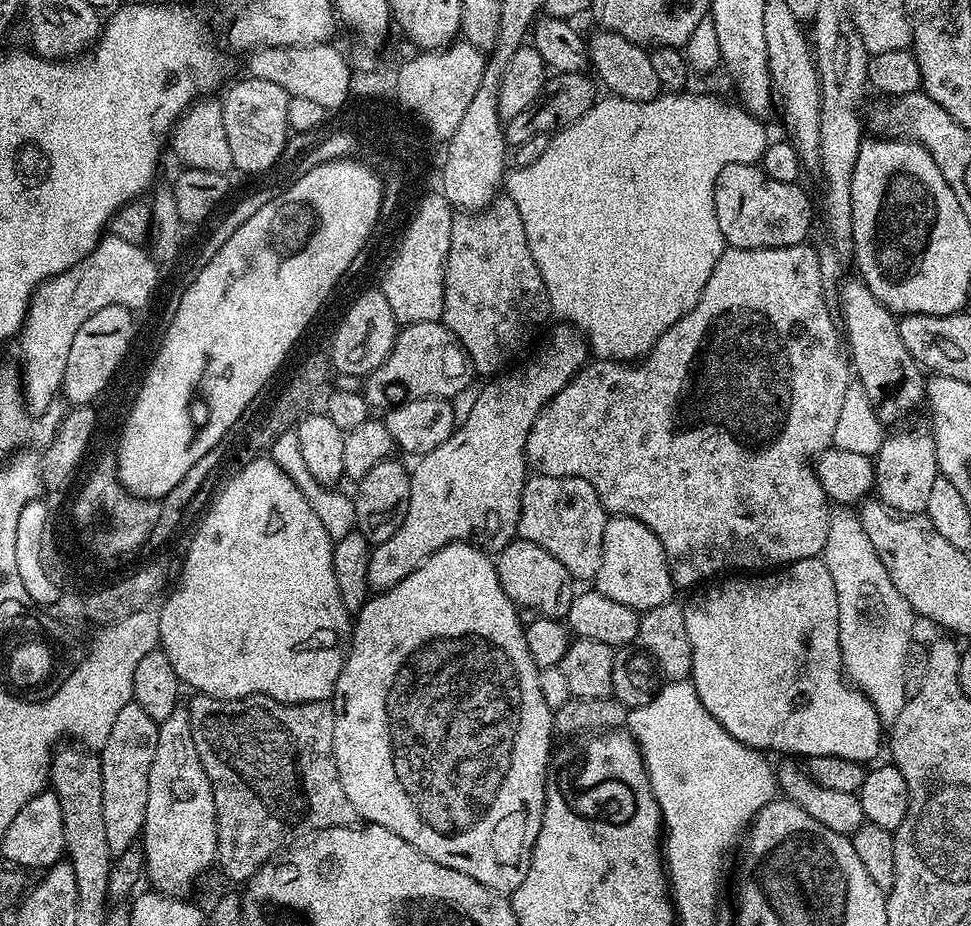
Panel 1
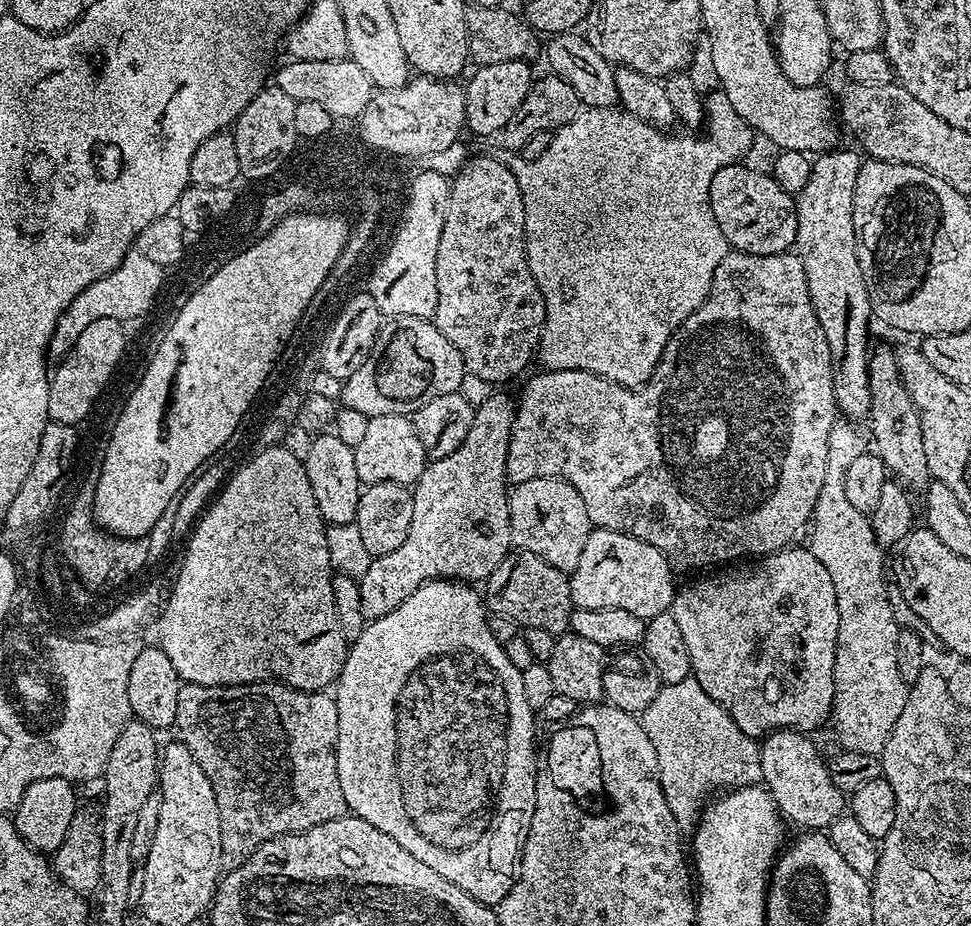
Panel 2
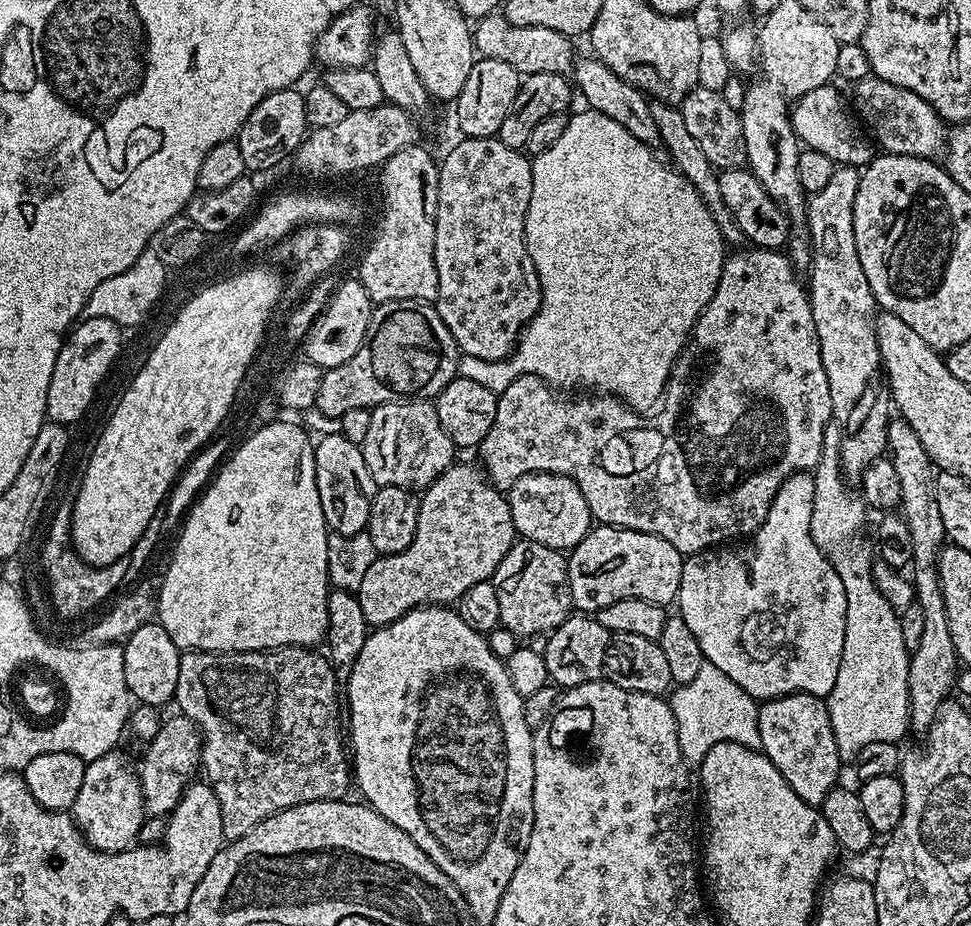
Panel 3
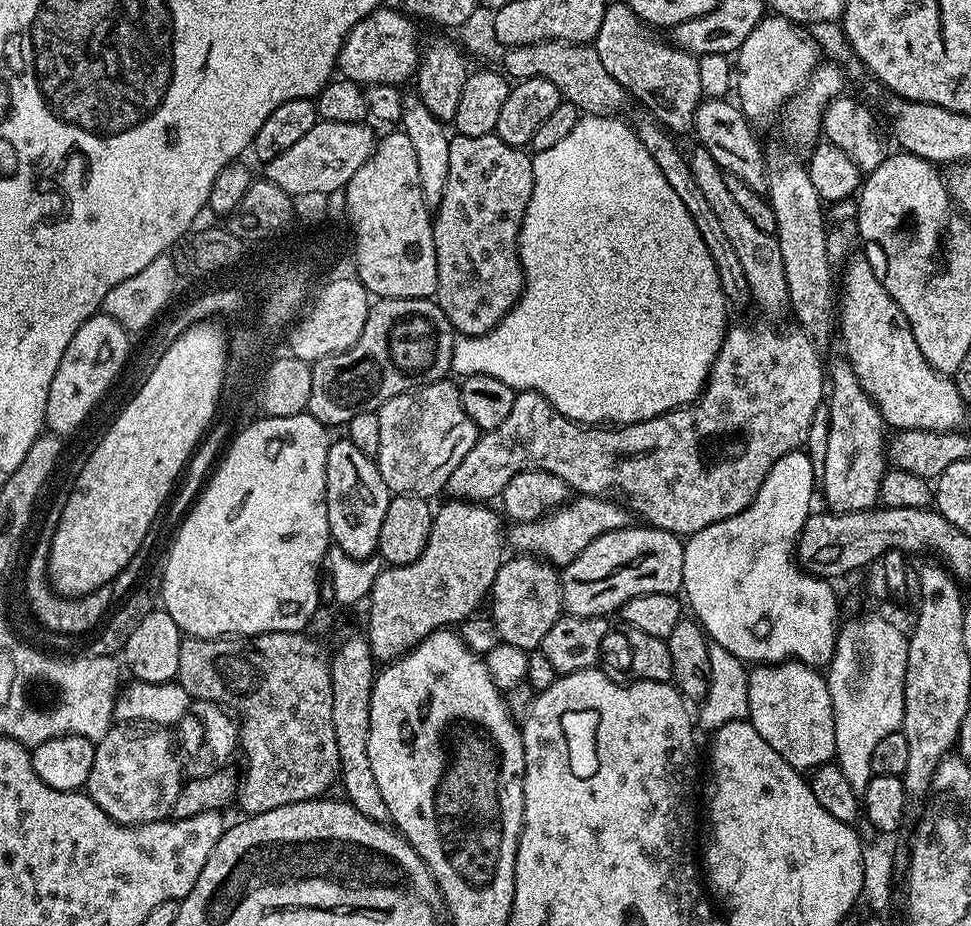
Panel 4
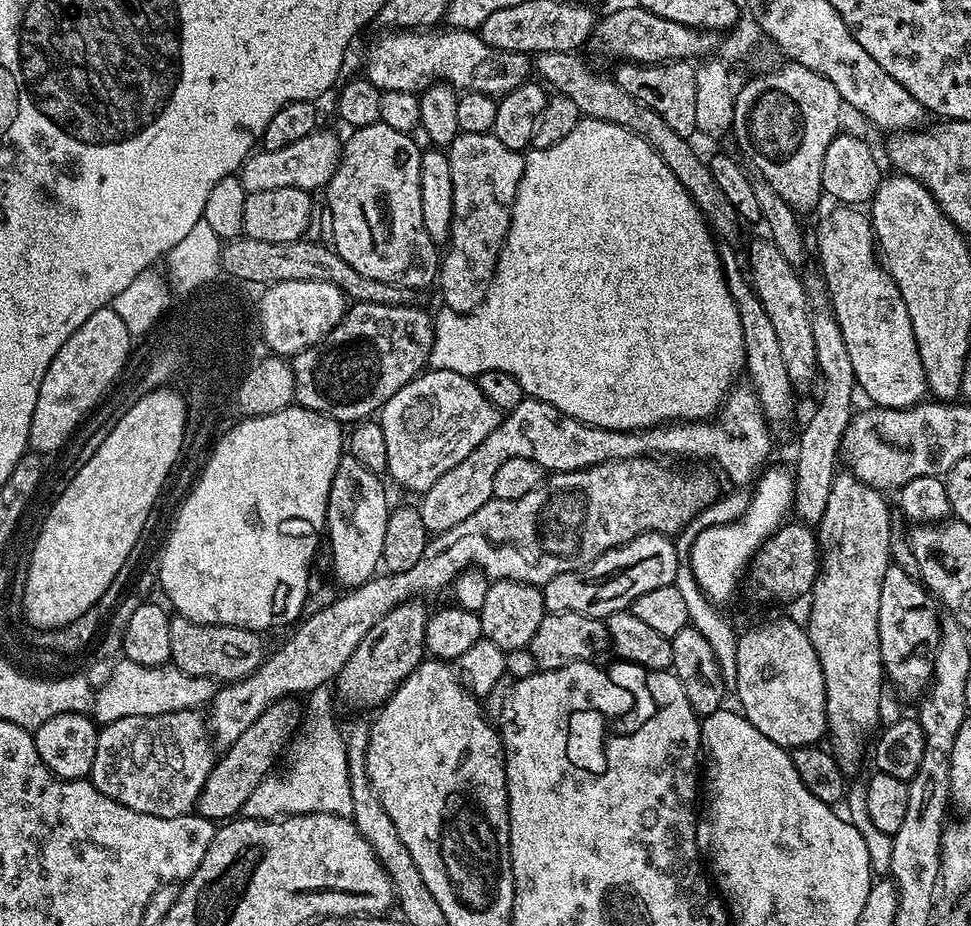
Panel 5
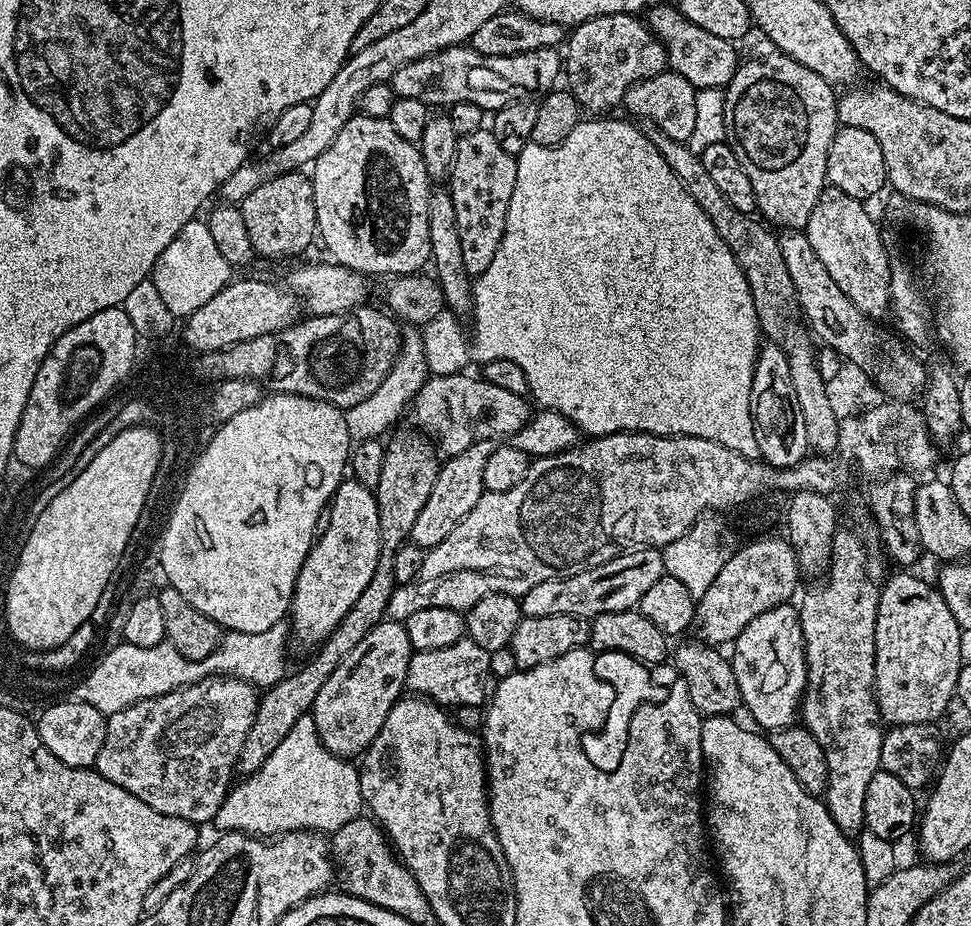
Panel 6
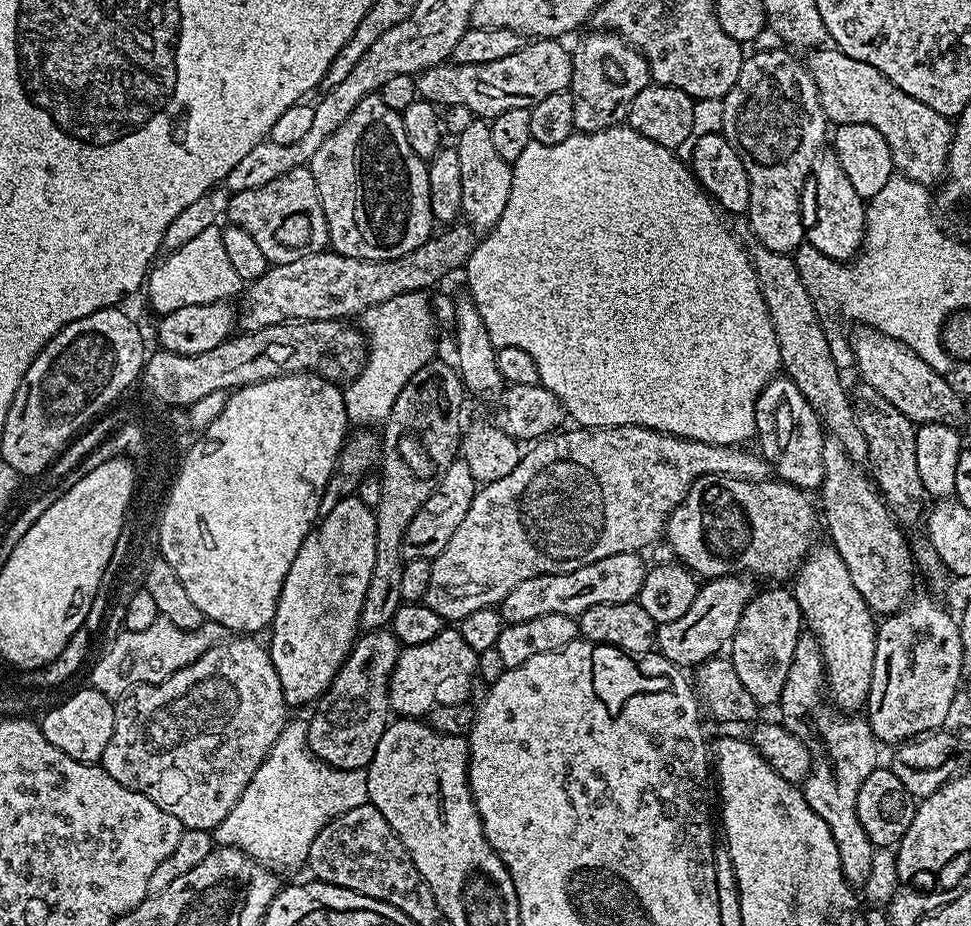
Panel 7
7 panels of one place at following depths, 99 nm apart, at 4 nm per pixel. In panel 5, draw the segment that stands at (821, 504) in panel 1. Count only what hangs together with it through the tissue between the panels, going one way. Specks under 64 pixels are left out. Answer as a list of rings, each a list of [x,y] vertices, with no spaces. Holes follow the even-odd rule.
[[[744,386],[733,387],[732,391],[728,393],[724,398],[723,404],[720,405],[718,413],[719,419],[724,419],[724,424],[712,424],[716,422],[709,422],[708,420],[693,420],[691,422],[668,422],[663,426],[657,426],[647,429],[643,432],[611,432],[605,428],[592,428],[588,424],[578,422],[574,418],[570,418],[566,414],[562,414],[558,410],[554,410],[554,406],[550,406],[546,402],[541,400],[533,400],[531,398],[525,398],[522,402],[518,402],[518,406],[514,406],[514,410],[507,413],[501,419],[500,424],[495,430],[482,441],[479,446],[476,447],[470,454],[466,454],[466,458],[462,458],[462,462],[458,462],[458,466],[454,466],[454,470],[446,470],[446,474],[442,474],[442,478],[438,478],[438,482],[434,482],[434,486],[430,486],[430,490],[426,490],[418,501],[418,507],[422,514],[422,526],[426,526],[426,530],[430,534],[439,534],[450,530],[454,526],[458,526],[458,522],[466,522],[466,518],[470,518],[474,514],[474,510],[482,510],[482,506],[486,506],[486,502],[493,499],[492,491],[494,490],[494,474],[498,474],[498,470],[502,467],[502,462],[506,462],[510,458],[517,456],[518,458],[530,458],[530,462],[538,462],[538,466],[547,470],[549,473],[553,472],[574,472],[576,470],[582,470],[583,468],[589,468],[595,464],[604,464],[607,460],[625,460],[626,458],[634,458],[635,456],[647,456],[649,458],[668,458],[664,456],[685,456],[688,460],[713,460],[722,471],[728,475],[728,480],[732,486],[746,486],[742,484],[751,485],[753,481],[757,479],[758,473],[769,463],[768,455],[772,452],[772,439],[774,439],[773,433],[770,431],[768,424],[764,420],[764,415],[760,409],[760,403],[756,397],[755,392],[751,387]]]

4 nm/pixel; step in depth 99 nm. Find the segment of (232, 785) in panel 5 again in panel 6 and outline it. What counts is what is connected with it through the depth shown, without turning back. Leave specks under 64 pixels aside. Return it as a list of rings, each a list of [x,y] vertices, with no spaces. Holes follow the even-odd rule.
[[[408,432],[405,436],[396,436],[384,448],[382,478],[374,489],[380,531],[380,557],[378,566],[374,570],[374,578],[366,582],[366,590],[362,590],[358,602],[350,606],[346,618],[328,637],[325,637],[312,660],[298,672],[285,675],[274,687],[265,689],[259,697],[254,724],[246,736],[246,742],[243,743],[237,764],[237,769],[243,775],[257,772],[261,768],[262,763],[274,752],[275,747],[289,734],[291,727],[311,711],[314,698],[317,697],[318,691],[325,685],[326,679],[330,678],[338,663],[362,642],[362,638],[376,624],[387,617],[390,594],[394,594],[397,585],[394,578],[394,560],[401,546],[409,543],[414,530],[414,521],[417,520],[418,514],[422,514],[422,506],[426,506],[426,498],[430,498],[430,490],[434,490],[434,482],[440,476],[442,467],[437,449],[423,435],[415,435]]]

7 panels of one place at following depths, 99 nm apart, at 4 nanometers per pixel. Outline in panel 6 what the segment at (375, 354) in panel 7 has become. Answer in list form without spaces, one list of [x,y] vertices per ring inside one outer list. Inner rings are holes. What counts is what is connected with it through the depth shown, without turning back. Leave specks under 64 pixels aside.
[[[419,335],[403,337],[400,345],[400,355],[394,362],[394,366],[390,370],[390,374],[382,382],[382,386],[378,386],[378,390],[374,394],[370,394],[370,398],[366,398],[366,402],[358,402],[358,406],[347,409],[344,417],[346,418],[346,430],[349,437],[356,442],[376,442],[381,438],[380,435],[399,418],[400,415],[405,415],[406,409],[411,405],[413,398],[418,394],[418,390],[424,384],[424,381],[429,379],[430,373],[426,362],[424,361],[424,342]]]

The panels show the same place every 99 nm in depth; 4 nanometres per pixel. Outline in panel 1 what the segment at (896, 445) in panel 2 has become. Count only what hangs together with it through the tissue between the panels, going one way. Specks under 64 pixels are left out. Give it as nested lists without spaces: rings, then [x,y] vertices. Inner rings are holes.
[[[851,278],[845,279],[843,283],[839,285],[838,291],[840,291],[840,312],[838,308],[838,316],[842,321],[842,336],[846,341],[846,352],[850,357],[850,368],[854,373],[855,379],[858,381],[860,385],[866,390],[866,398],[870,398],[870,402],[874,406],[874,410],[878,414],[878,418],[884,423],[886,426],[896,426],[899,420],[904,420],[908,415],[911,414],[912,411],[915,410],[916,407],[923,405],[926,400],[926,376],[922,371],[919,364],[917,364],[916,360],[910,354],[910,350],[906,350],[906,346],[902,342],[902,334],[900,333],[900,322],[899,319],[890,311],[887,306],[885,306],[882,302],[878,302],[878,298],[874,298],[874,294],[870,289],[865,286],[864,281],[859,278]]]

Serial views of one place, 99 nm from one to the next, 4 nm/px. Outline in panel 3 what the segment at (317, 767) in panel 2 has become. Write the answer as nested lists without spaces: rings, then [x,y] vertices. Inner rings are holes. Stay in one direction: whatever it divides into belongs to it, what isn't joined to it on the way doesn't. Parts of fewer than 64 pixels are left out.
[[[315,647],[310,648],[274,648],[267,652],[194,652],[185,651],[178,662],[178,686],[174,704],[190,722],[196,724],[200,733],[200,759],[202,772],[209,776],[210,786],[220,803],[222,810],[222,830],[225,841],[231,842],[250,834],[258,822],[270,818],[276,812],[293,808],[306,802],[319,800],[342,800],[349,794],[350,788],[350,760],[346,755],[346,744],[340,741],[340,720],[342,724],[342,704],[336,701],[336,679],[338,673],[332,666],[331,660],[323,651]]]

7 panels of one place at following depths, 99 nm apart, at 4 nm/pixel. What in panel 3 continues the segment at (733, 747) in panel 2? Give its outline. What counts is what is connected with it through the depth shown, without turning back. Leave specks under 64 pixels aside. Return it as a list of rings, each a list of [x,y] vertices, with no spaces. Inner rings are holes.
[[[705,662],[702,670],[698,670],[694,682],[681,684],[671,693],[670,703],[678,730],[678,746],[685,760],[689,762],[704,760],[710,746],[727,740],[738,742],[747,748],[760,748],[758,734],[760,710],[757,697],[746,694],[746,690],[742,690],[742,686],[734,682],[734,678],[726,678],[726,674],[718,670],[718,666]]]

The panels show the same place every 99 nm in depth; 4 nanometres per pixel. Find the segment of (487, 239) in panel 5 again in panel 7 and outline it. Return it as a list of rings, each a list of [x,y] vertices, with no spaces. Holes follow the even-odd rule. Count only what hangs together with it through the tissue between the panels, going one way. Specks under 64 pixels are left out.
[[[474,118],[460,136],[455,137],[454,147],[462,173],[462,216],[470,223],[477,224],[481,233],[487,234],[495,228],[506,202],[510,199],[512,165],[506,158],[498,155],[490,130],[491,123],[484,118]]]

